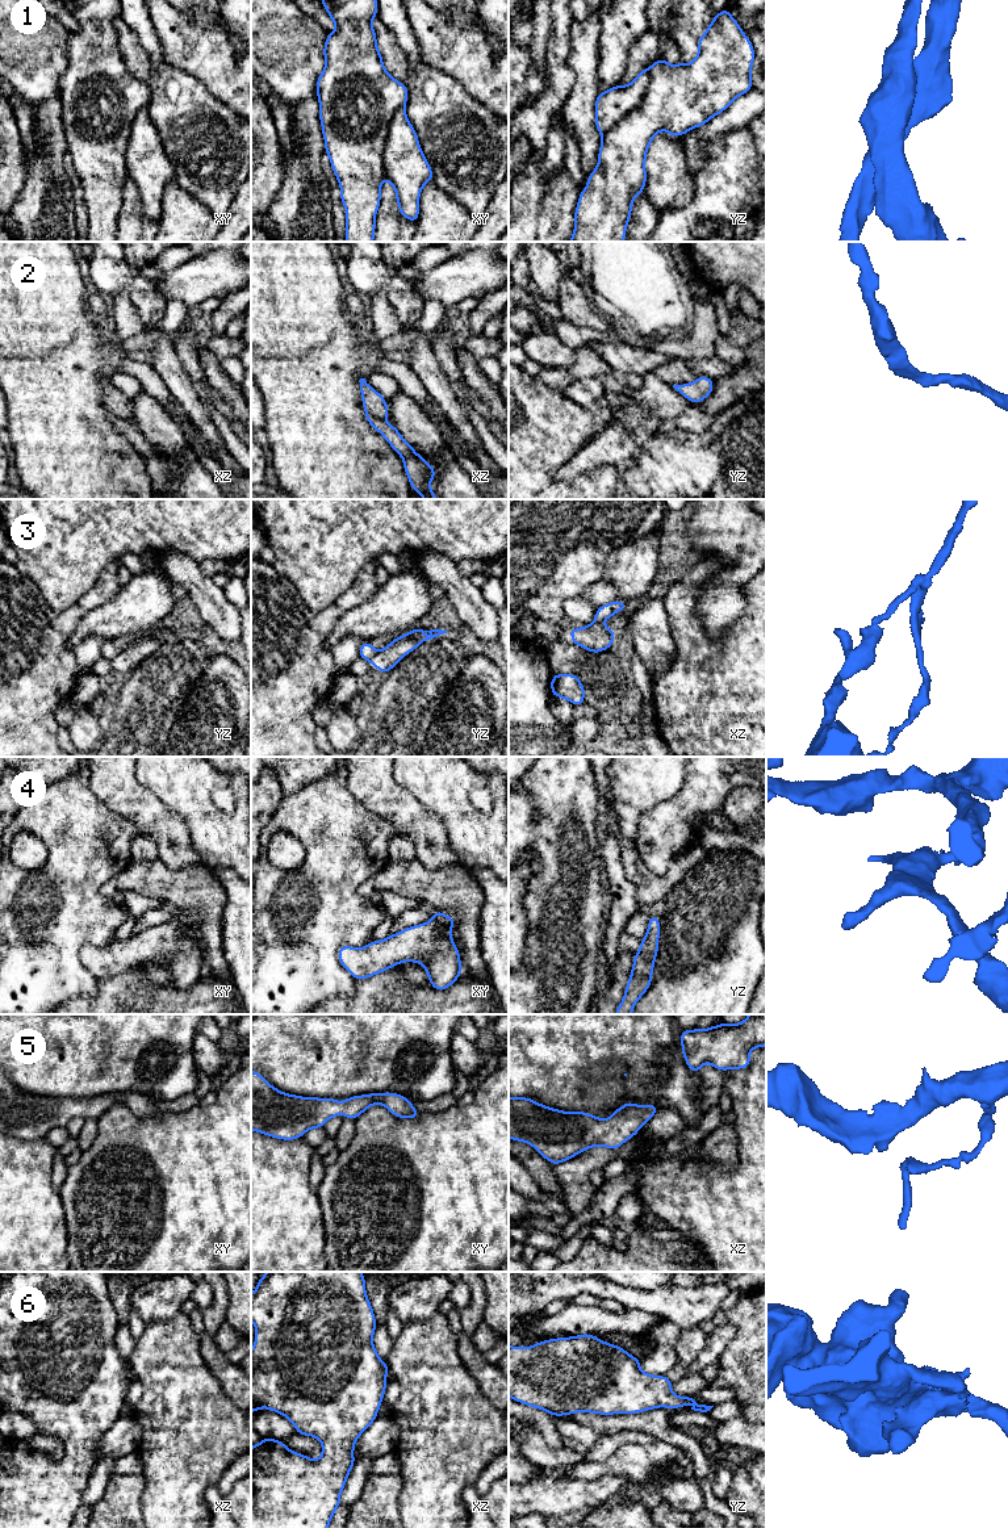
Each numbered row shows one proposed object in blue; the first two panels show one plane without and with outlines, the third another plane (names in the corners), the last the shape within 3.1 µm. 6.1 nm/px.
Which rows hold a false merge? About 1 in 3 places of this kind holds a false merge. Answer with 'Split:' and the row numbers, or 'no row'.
Split: 1, 3

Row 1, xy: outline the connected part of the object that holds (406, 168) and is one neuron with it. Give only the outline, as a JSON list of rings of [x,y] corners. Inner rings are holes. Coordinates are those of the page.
[[[405,106],[396,112],[389,124],[382,163],[386,180],[396,192],[398,212],[403,218],[417,223],[421,192],[432,181],[434,175]]]

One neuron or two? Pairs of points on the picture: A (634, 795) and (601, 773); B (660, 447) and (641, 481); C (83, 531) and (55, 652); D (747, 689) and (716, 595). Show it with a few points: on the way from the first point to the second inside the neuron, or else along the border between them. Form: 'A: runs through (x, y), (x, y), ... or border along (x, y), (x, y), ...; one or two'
A: border along (606, 770), (613, 808); two
B: runs through (660, 455), (660, 463), (649, 473); one
C: border along (88, 590), (61, 611), (54, 611), (40, 591); two
D: border along (747, 605), (718, 639), (698, 619); two

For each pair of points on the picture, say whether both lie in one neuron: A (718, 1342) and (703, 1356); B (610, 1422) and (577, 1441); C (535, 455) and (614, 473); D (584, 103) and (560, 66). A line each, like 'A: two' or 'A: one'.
A: one
B: two
C: one
D: two

